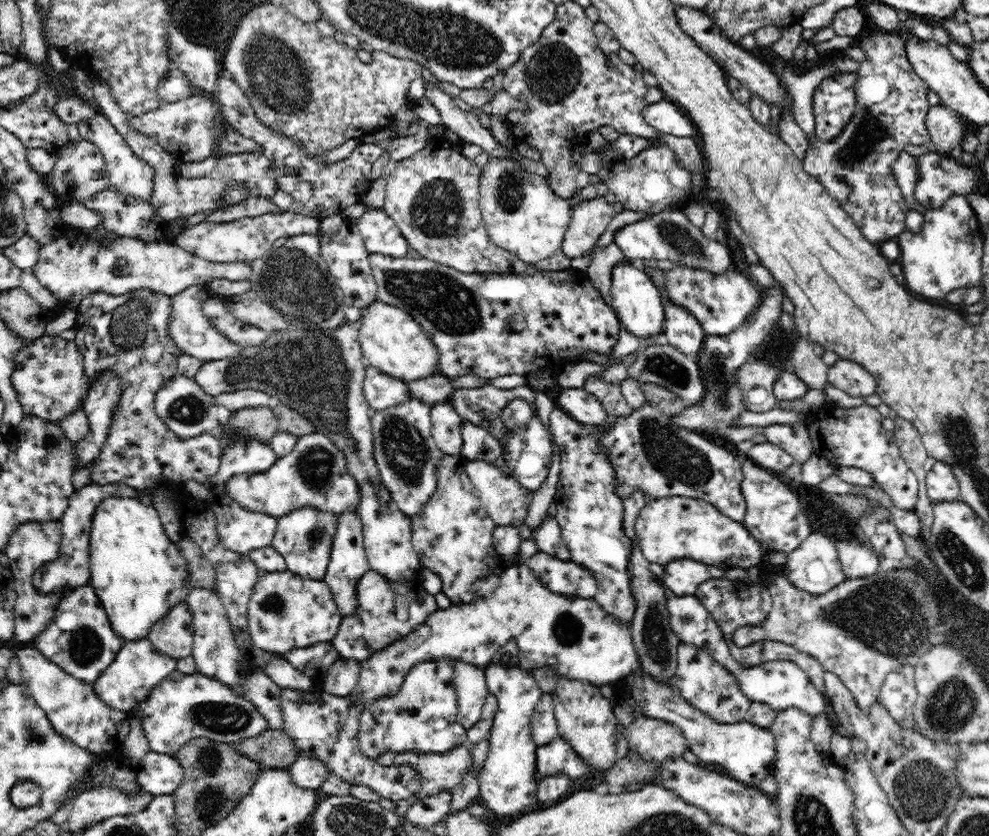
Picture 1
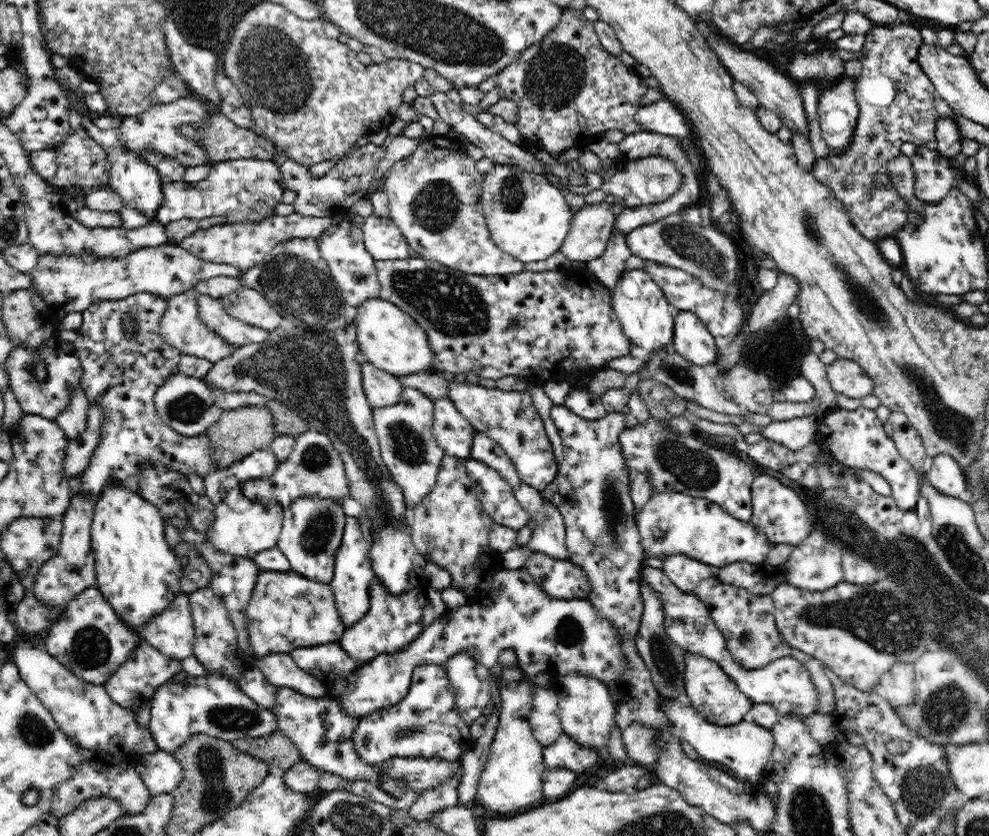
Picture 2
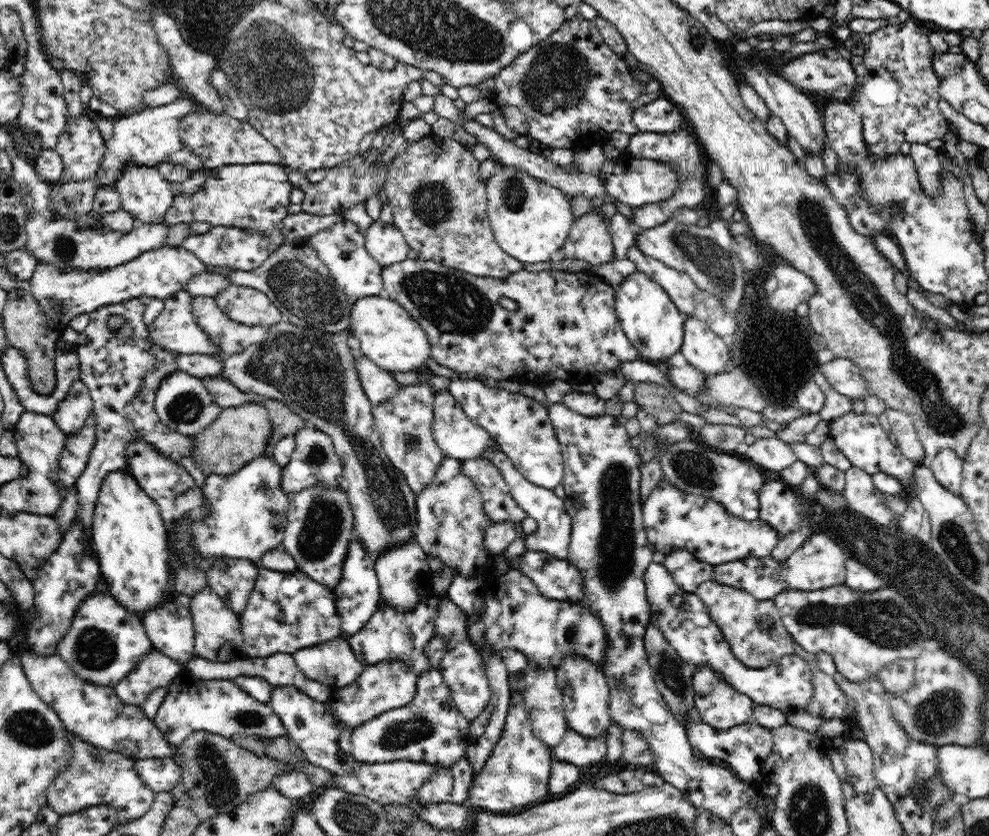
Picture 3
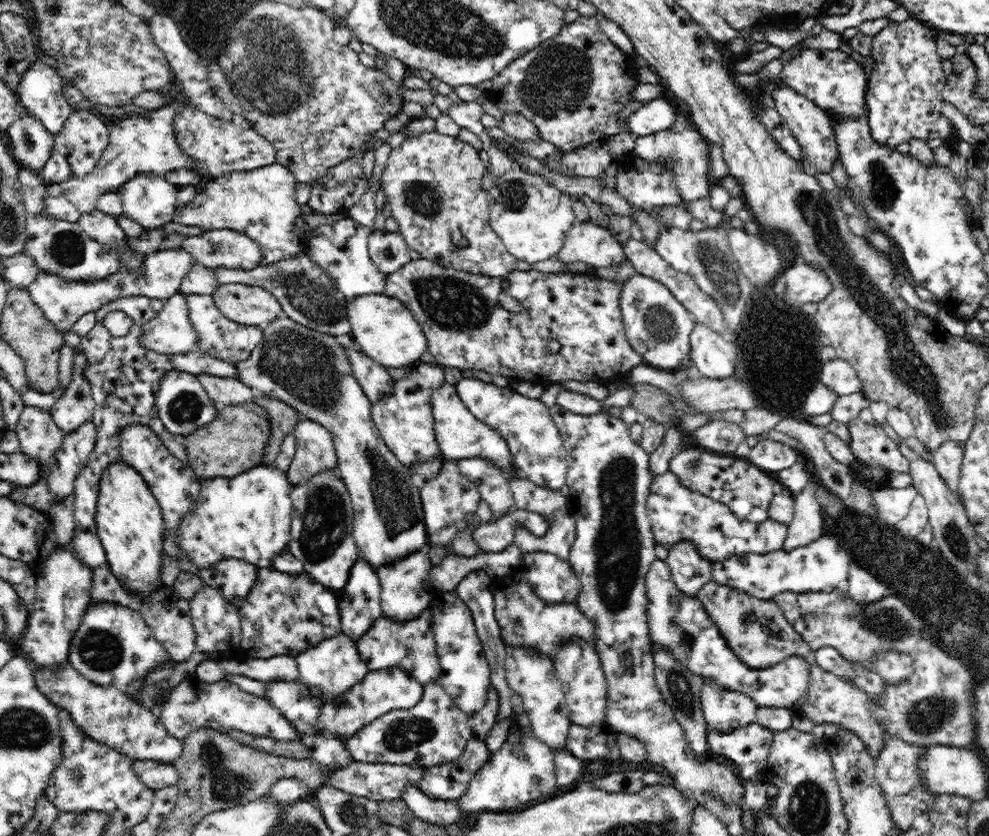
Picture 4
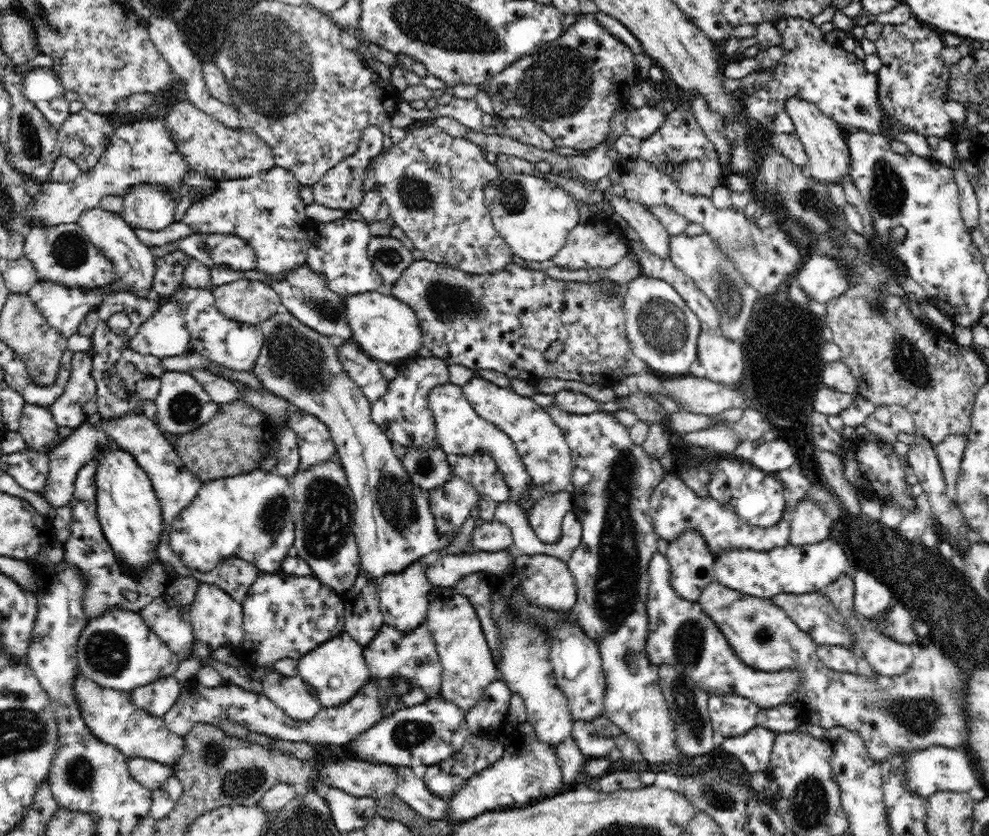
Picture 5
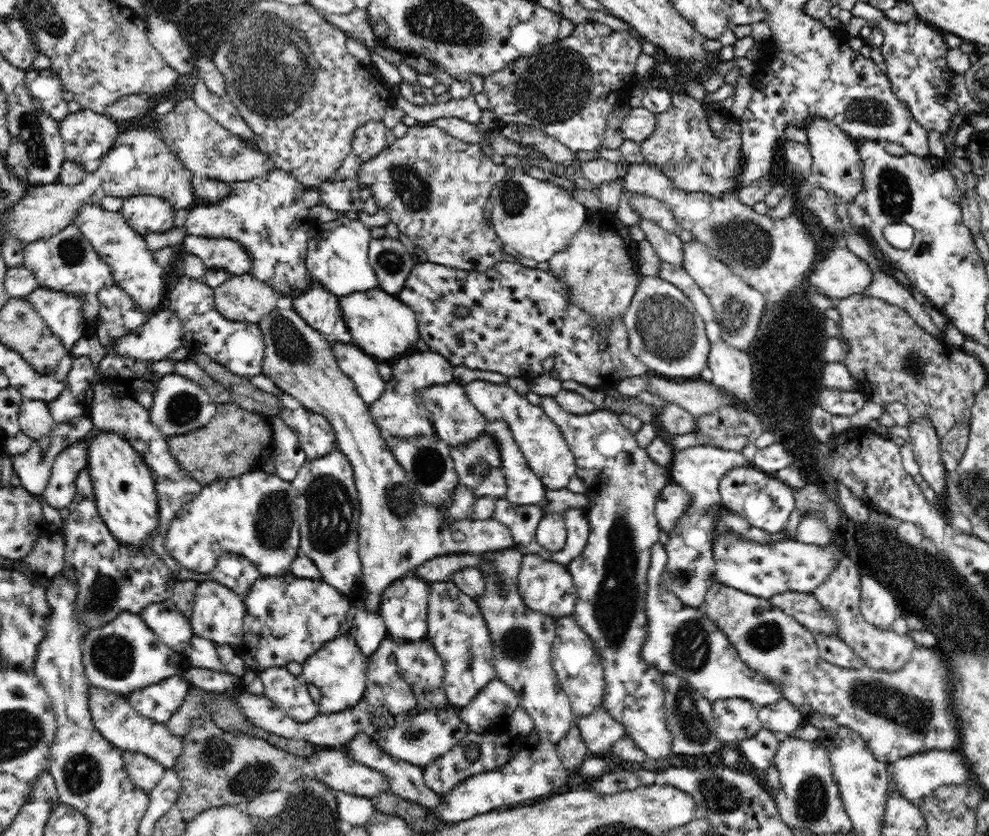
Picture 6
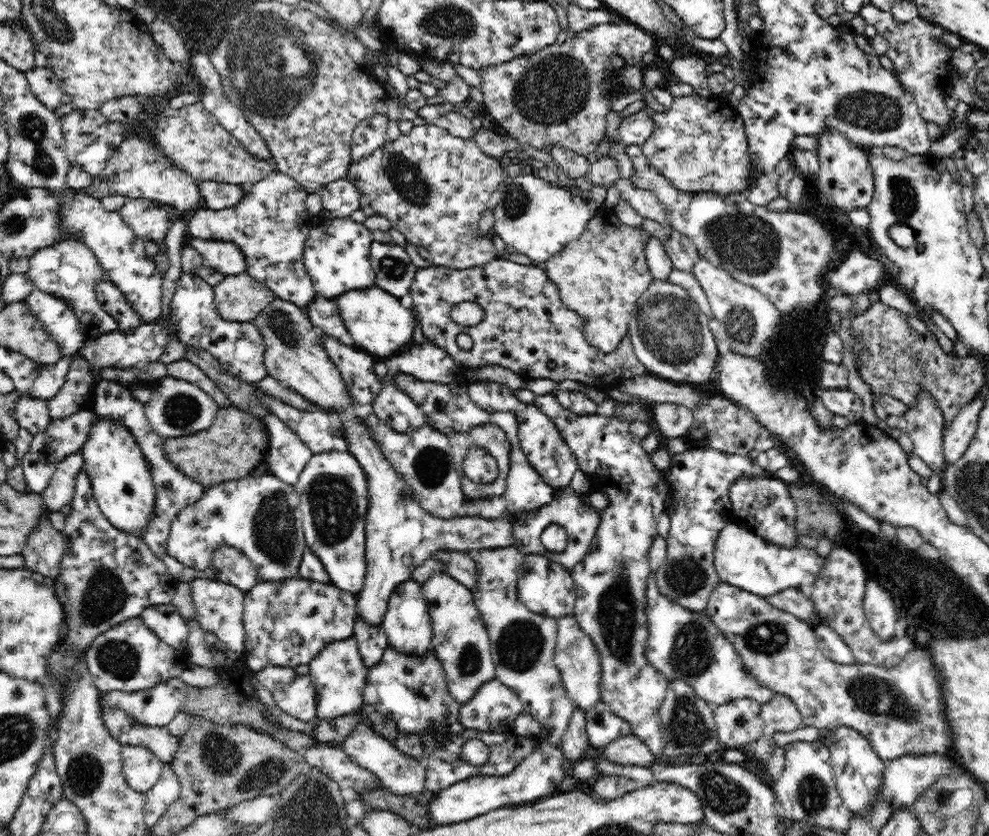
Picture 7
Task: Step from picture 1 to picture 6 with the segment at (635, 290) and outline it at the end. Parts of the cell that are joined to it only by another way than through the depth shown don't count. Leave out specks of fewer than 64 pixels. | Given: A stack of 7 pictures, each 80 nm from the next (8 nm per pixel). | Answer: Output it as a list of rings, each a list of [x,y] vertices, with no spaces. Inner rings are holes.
[[[660,277],[640,278],[622,319],[629,336],[630,350],[649,368],[650,373],[673,380],[707,377],[707,354],[710,343],[704,331],[705,321],[679,287]]]

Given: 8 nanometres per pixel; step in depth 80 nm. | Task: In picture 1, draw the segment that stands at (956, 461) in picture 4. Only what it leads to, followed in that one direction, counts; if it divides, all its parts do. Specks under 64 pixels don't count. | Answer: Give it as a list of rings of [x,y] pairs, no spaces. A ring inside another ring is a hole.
[[[936,462],[926,476],[926,494],[932,505],[936,502],[961,500],[960,485],[952,475],[952,464]]]

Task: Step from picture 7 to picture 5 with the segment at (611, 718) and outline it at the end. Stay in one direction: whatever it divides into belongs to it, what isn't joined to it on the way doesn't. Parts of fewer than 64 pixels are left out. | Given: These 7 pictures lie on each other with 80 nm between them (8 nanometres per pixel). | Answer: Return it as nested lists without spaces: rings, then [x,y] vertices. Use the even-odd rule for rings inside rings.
[[[603,715],[590,722],[576,720],[571,730],[571,737],[588,759],[607,758],[610,750],[616,747],[616,737],[622,733],[618,726]]]

